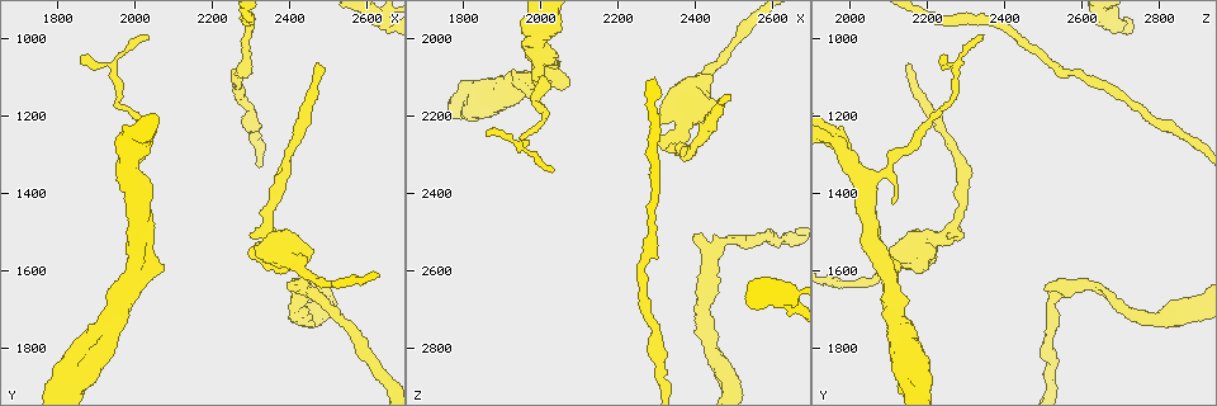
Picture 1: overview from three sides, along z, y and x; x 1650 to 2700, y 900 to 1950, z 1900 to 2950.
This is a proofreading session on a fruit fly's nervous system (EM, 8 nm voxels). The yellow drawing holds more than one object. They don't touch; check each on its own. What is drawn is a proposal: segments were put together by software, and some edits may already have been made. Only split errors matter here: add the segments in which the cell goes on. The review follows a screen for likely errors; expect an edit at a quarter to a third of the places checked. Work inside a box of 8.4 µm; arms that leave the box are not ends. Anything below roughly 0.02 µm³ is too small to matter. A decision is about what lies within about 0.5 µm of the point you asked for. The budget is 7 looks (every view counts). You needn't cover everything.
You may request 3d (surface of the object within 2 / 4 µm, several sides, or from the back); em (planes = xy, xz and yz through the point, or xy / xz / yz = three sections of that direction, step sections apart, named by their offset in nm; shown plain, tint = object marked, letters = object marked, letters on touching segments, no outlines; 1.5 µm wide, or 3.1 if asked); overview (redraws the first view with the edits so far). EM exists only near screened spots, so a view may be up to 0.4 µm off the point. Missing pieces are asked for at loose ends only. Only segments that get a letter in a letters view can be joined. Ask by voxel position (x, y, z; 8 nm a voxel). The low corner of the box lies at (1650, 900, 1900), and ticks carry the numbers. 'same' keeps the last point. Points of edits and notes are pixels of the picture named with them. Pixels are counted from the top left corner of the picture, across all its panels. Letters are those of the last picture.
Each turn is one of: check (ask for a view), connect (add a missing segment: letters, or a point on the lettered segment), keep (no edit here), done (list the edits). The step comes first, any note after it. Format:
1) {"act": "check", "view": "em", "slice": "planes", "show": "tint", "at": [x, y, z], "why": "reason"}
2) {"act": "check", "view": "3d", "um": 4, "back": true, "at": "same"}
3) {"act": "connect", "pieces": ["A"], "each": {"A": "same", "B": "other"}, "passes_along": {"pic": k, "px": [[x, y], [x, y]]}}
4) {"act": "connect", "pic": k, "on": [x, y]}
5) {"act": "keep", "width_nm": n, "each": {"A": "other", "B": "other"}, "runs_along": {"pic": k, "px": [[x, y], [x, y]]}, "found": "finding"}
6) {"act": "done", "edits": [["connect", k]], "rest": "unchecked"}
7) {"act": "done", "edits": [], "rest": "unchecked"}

{"act": "check", "view": "3d", "um": 2, "at": [2475, 1065, 2155], "why": "tapers out"}

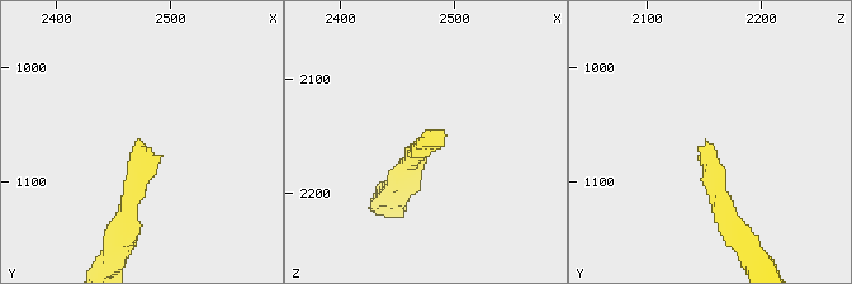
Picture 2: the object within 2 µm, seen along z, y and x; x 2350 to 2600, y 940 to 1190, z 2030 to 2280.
{"act": "check", "view": "em", "slice": "xz", "step": 8, "show": "letters", "at": [2468, 1066, 2150], "why": "shape alone is not enough"}

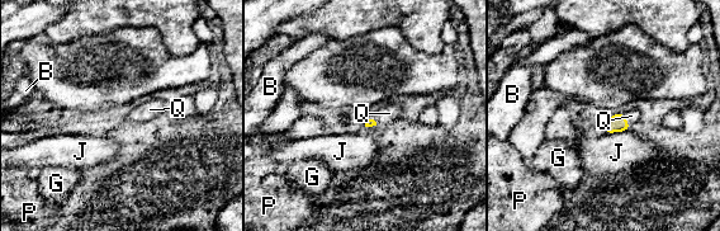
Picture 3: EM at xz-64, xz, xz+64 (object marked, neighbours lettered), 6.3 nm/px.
{"act": "connect", "pieces": ["Q"], "each": {"B": "other", "G": "other", "J": "other", "P": "other", "Q": "same"}, "passes_along": {"pic": 3, "px": [[616, 123], [624, 118], [631, 116]]}, "found": "it goes on there"}

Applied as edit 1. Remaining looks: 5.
{"act": "check", "view": "3d", "um": 2, "at": [1850, 1060, 2240], "why": "thin end"}

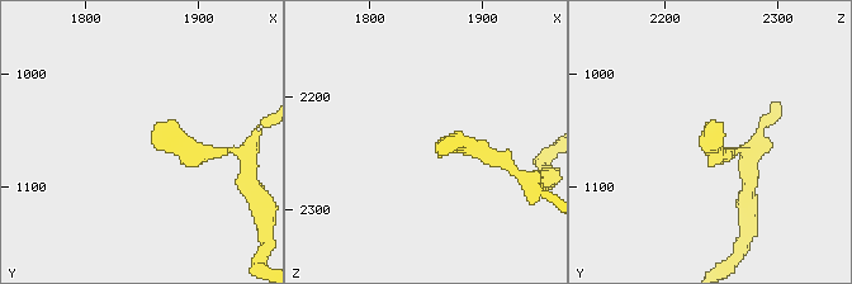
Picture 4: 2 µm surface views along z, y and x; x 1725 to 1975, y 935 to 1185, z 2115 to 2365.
{"act": "check", "view": "em", "slice": "planes", "show": "letters", "at": [1860, 1052, 2246], "why": "now the EM"}

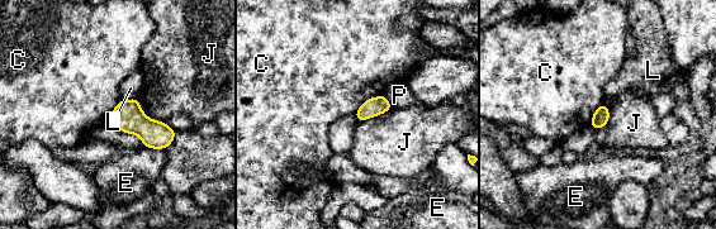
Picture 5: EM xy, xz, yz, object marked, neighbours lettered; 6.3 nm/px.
{"act": "keep", "width_nm": 100, "each": {"C": "other", "E": "other", "J": "other", "L": "other", "P": "other"}, "border": {"pic": 5, "px": [[383, 94], [369, 98], [354, 114]]}, "found": "none of them fits"}

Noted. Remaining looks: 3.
{"act": "check", "view": "3d", "um": 4, "at": [2395, 1650, 2515], "why": "an open end"}

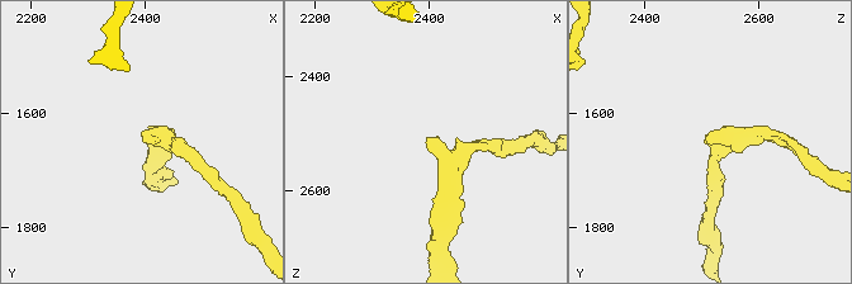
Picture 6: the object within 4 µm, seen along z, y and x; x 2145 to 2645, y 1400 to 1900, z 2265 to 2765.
{"act": "check", "view": "em", "slice": "xz", "step": 4, "show": "tint", "at": [2400, 1645, 2515]}

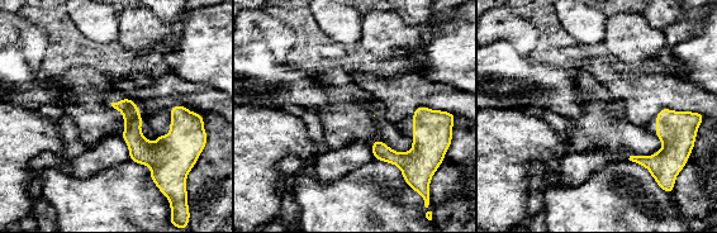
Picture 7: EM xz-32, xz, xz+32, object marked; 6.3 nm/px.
{"act": "check", "view": "em", "slice": "planes", "show": "letters", "at": "same", "why": "another direction"}

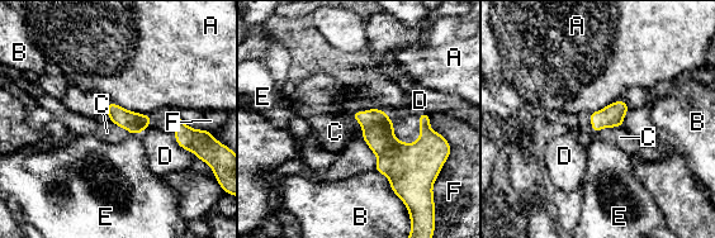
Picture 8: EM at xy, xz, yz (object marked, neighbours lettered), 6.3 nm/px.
{"act": "keep", "width_nm": 130, "each": {"A": "other", "B": "other", "C": "other", "D": "other", "E": "other", "F": "other"}, "border": {"pic": 8, "px": [[621, 125], [602, 128], [593, 133]]}, "found": "no lettered segment goes on from it"}

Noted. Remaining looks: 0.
{"act": "done", "edits": [["connect", 3]], "rest": "unchecked"}

